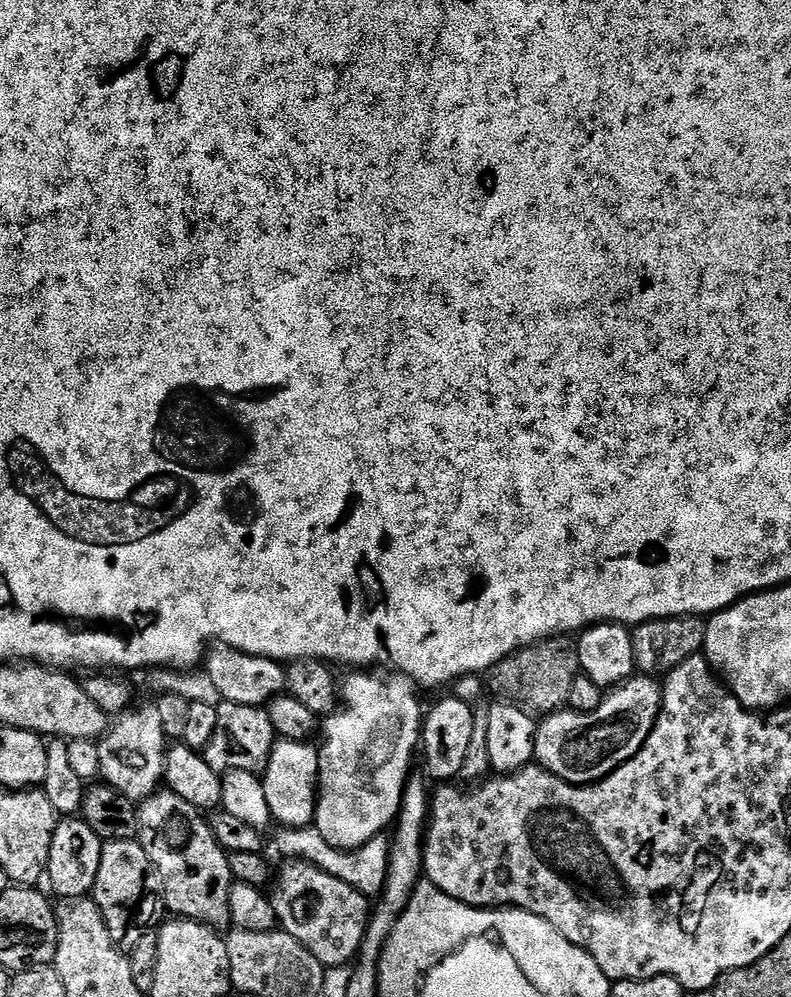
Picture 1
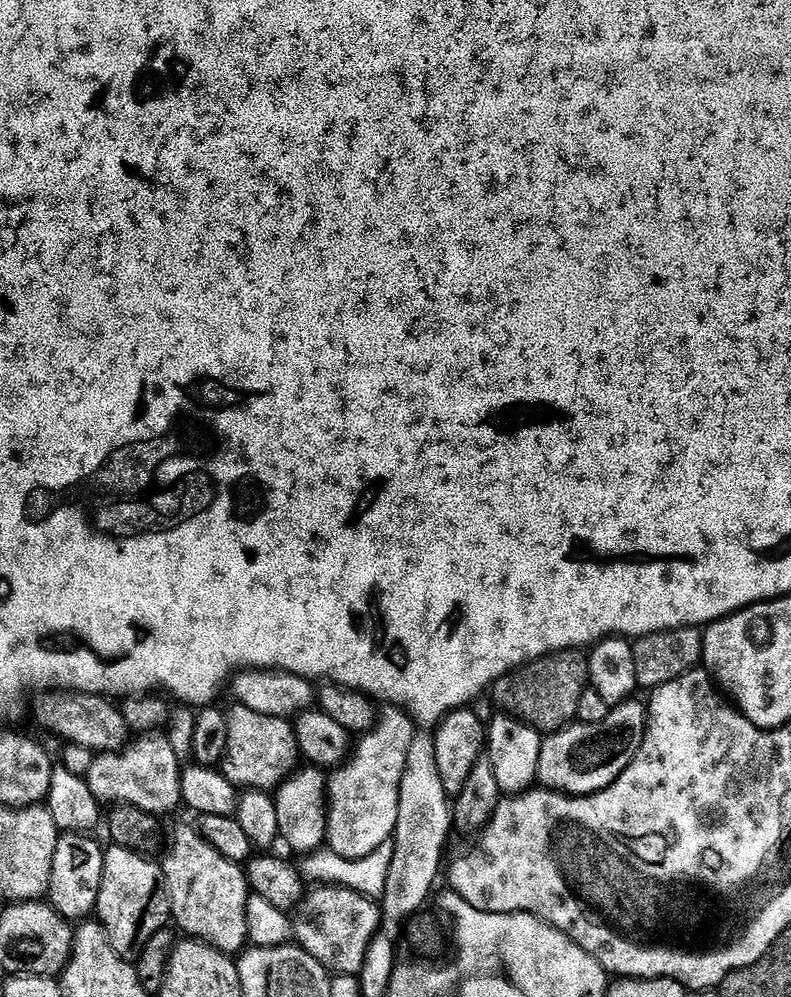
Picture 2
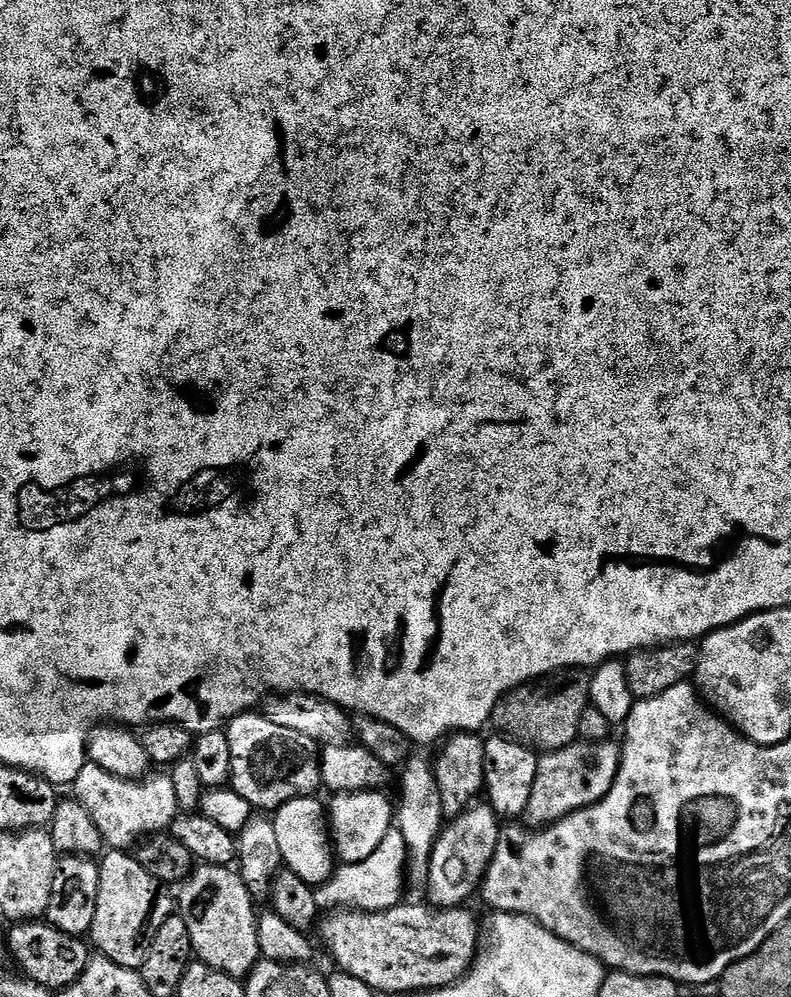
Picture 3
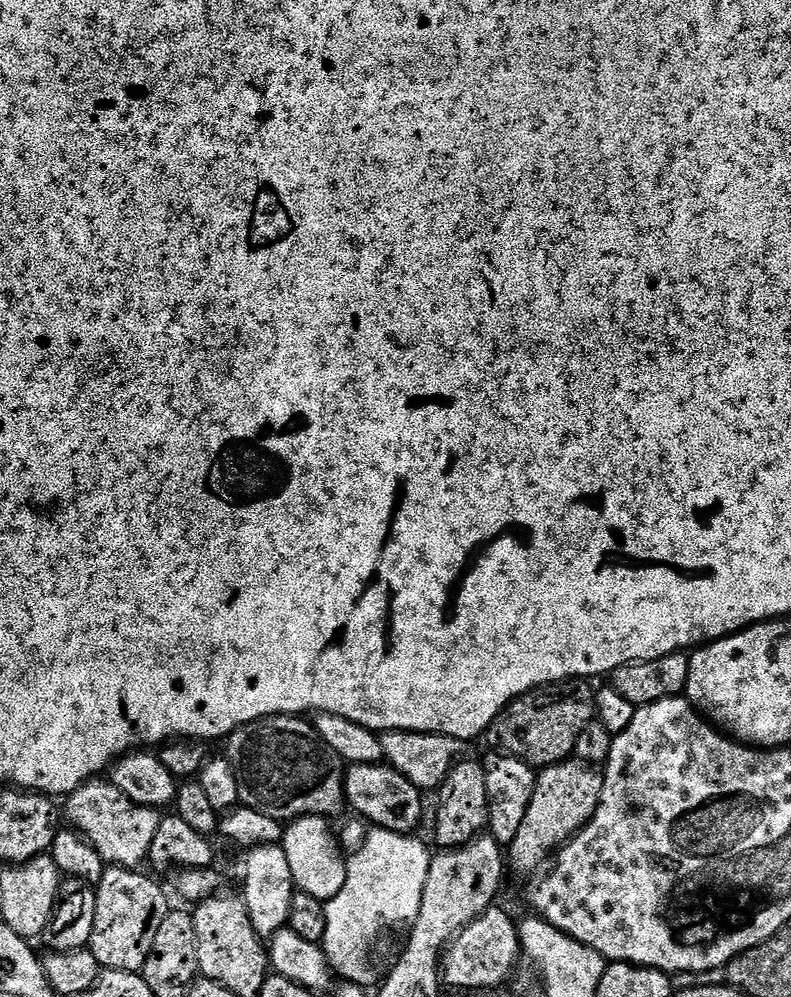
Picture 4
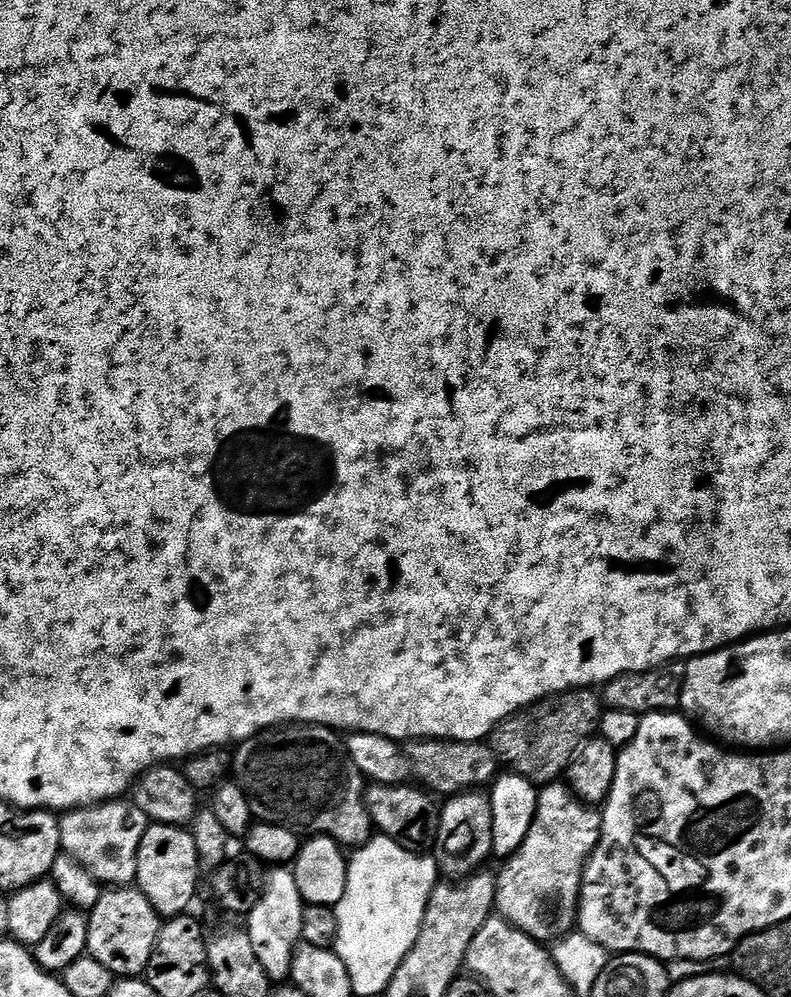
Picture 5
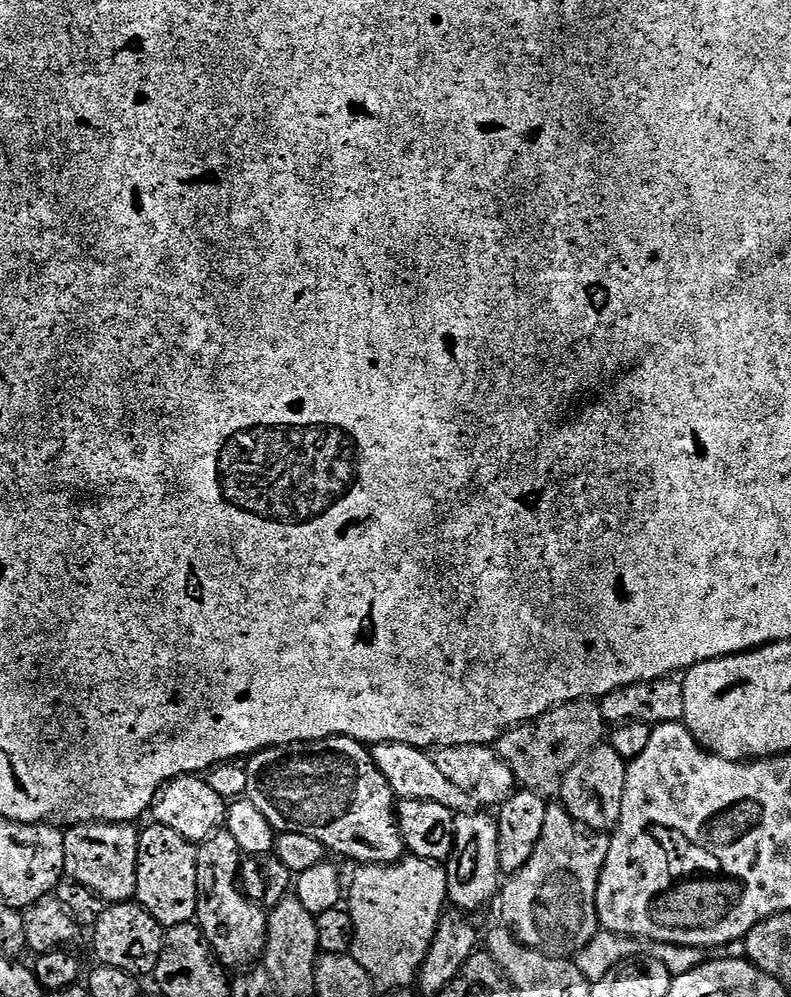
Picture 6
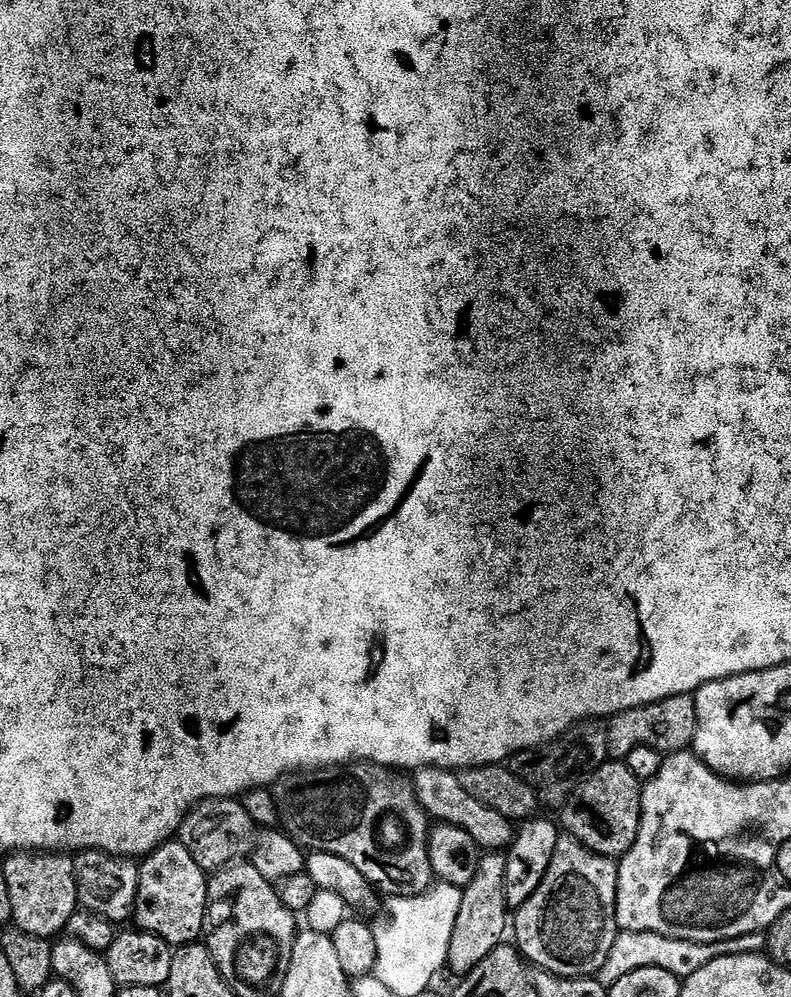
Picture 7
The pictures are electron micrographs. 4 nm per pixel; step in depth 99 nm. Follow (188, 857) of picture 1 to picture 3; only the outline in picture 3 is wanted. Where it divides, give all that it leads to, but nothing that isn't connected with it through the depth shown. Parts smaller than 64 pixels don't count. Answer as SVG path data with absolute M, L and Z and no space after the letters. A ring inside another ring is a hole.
M200 864L193 867L183 884L179 885L178 892L178 914L184 919L190 934L195 959L243 981L262 957L256 926L258 908L252 905L255 904L254 897L239 871L231 867L219 868L216 864Z

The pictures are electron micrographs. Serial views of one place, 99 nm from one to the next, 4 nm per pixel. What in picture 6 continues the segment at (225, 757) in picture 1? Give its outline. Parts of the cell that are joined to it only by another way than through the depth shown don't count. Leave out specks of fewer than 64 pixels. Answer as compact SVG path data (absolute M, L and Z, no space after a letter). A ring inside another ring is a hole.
M331 736L325 740L311 740L309 744L289 744L278 748L265 748L264 751L251 757L247 761L246 767L250 781L250 798L254 802L254 806L258 806L258 810L262 810L262 814L266 814L266 822L270 822L270 826L275 828L277 833L306 834L306 838L314 838L318 842L322 842L322 846L329 853L337 852L338 855L345 856L348 860L357 860L355 863L360 866L366 864L395 864L405 855L404 837L400 835L400 826L396 823L398 797L393 792L390 782L386 782L382 770L378 770L378 766L372 761L369 749L359 740L349 736Z

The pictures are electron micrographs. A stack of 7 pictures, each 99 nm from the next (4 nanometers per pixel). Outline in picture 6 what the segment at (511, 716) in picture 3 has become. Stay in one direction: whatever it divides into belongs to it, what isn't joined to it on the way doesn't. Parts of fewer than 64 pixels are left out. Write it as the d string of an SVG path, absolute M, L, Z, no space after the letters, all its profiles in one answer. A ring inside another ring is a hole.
M589 698L559 704L537 720L529 720L527 724L518 724L508 729L494 747L502 762L510 766L517 785L523 791L551 798L559 793L570 766L574 766L578 758L599 744L605 743L605 740L606 721L602 718L602 710L595 699Z

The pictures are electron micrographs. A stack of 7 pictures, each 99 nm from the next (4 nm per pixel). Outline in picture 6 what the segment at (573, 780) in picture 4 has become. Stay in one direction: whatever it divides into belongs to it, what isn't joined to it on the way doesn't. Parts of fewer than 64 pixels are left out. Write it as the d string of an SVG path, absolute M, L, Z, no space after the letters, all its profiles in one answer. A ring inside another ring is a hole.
M549 806L546 810L546 826L542 838L526 866L520 872L509 875L498 896L503 923L527 948L547 956L572 958L600 935L602 925L596 909L596 894L600 875L608 857L610 840L607 835L597 834L579 824L562 806Z

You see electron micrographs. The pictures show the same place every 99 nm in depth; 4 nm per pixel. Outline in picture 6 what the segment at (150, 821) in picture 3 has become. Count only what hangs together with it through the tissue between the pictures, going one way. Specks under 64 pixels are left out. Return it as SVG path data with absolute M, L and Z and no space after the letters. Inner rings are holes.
M73 824L64 832L67 879L88 888L109 905L126 904L135 897L140 832L132 824Z

